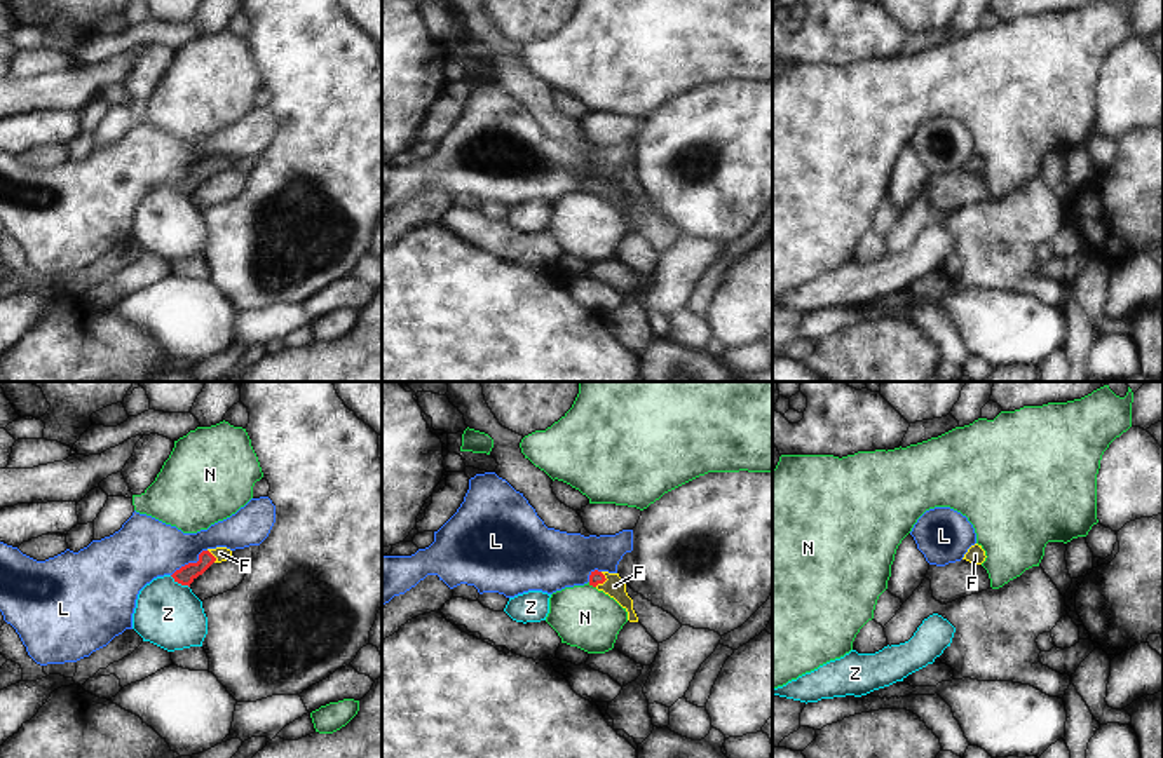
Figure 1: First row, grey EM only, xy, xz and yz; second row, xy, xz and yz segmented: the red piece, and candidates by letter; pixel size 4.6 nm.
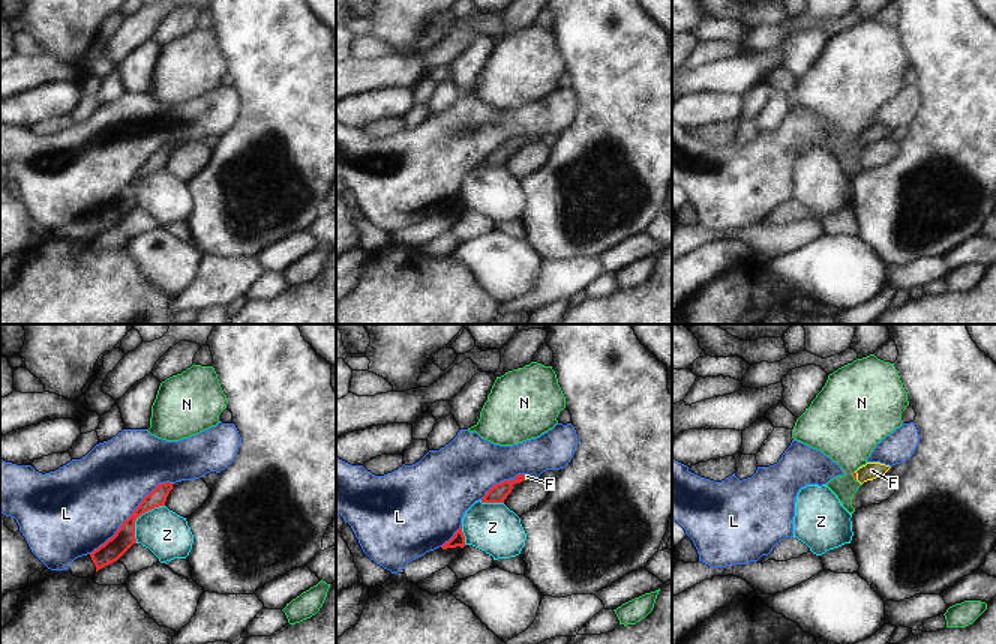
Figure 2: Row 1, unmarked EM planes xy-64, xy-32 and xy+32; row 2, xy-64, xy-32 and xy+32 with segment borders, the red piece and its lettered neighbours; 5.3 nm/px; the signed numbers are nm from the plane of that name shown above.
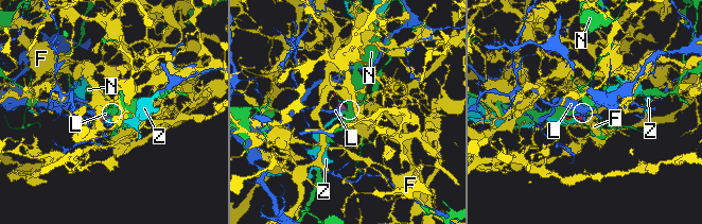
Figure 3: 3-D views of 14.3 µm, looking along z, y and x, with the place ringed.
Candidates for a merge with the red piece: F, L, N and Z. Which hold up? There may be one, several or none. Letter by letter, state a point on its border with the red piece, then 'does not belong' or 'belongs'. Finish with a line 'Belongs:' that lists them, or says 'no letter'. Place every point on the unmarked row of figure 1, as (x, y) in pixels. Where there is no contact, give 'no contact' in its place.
F: meets red in xz at (604, 190); belongs
L: meets red in xy at (190, 173); does not belong
N: meets red in xz at (591, 194); does not belong
Z: meets red in xy at (180, 192); does not belong
Belongs: F

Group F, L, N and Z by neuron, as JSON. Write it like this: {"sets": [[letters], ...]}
{"sets": [["F"], ["L"], ["N"], ["Z"]]}

